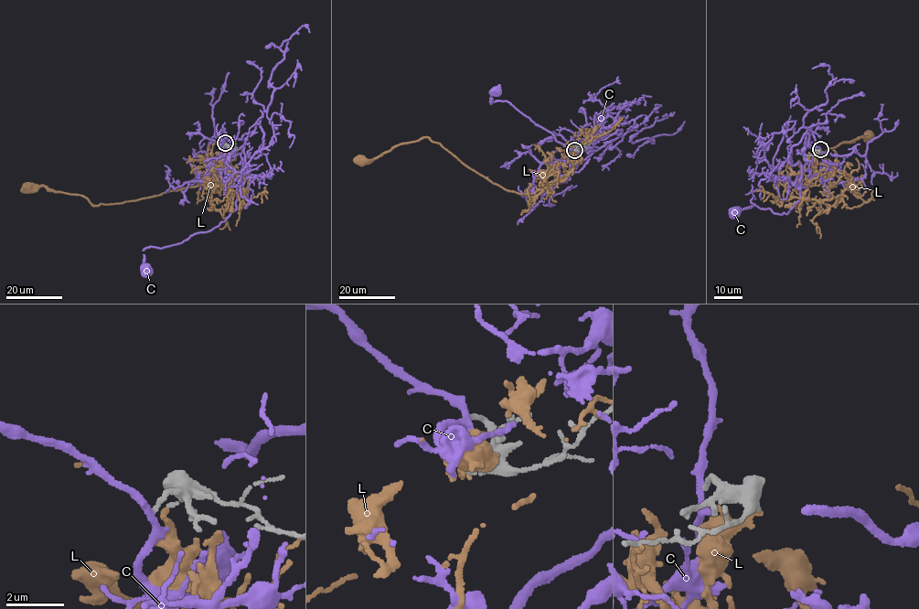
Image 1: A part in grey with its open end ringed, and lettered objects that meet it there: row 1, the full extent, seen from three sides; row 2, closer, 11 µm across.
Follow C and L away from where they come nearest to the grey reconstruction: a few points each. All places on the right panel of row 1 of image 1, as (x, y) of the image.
C: (814, 150), (799, 175), (799, 199), (786, 214), (760, 208), (751, 202), (753, 197), (751, 206), (734, 210)
L: (819, 152), (816, 170), (852, 177), (848, 188), (857, 194), (824, 164), (826, 152), (870, 135)

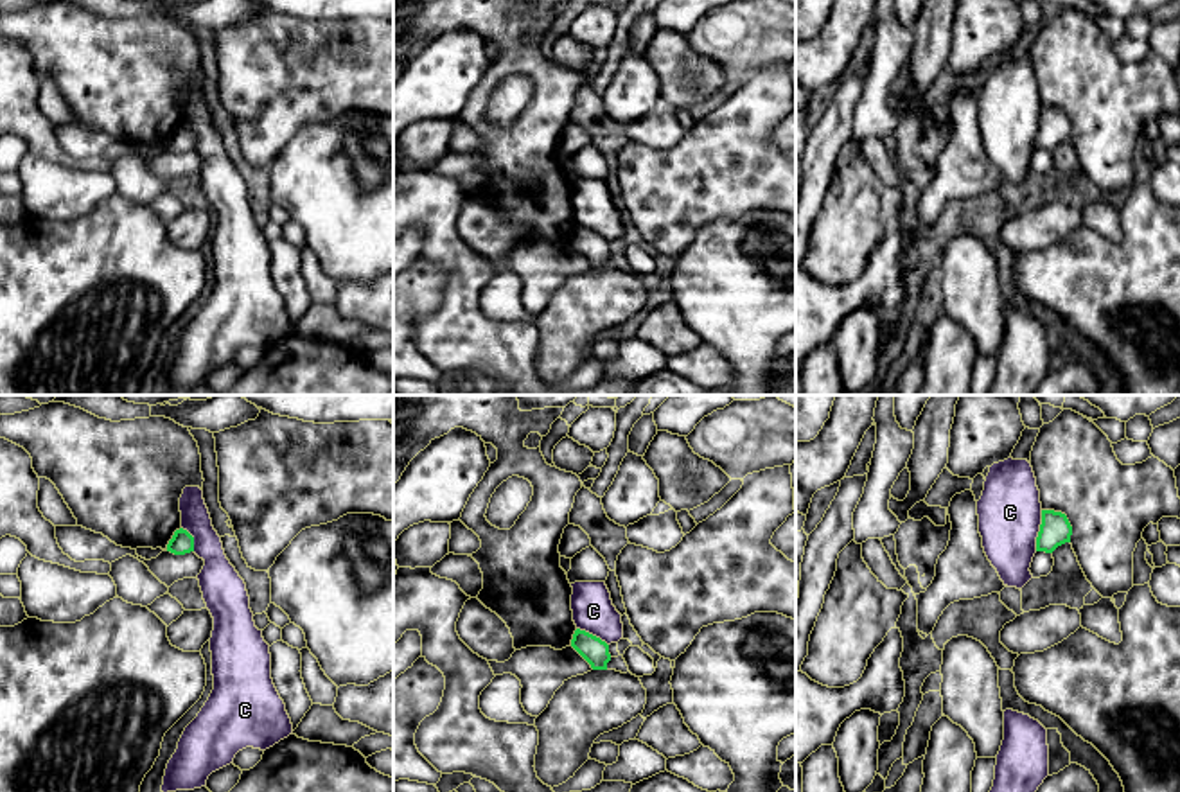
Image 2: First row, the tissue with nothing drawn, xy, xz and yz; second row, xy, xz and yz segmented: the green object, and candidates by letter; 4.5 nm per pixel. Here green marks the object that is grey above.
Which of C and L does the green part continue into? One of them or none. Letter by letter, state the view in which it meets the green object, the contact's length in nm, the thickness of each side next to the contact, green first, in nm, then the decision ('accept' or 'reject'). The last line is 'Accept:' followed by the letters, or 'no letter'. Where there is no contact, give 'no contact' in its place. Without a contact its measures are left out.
C: meets green in yz; contact 190 nm long; 140 nm thick on the green side, 280 nm on the other; reject
L: no contact; reject
Accept: no letter

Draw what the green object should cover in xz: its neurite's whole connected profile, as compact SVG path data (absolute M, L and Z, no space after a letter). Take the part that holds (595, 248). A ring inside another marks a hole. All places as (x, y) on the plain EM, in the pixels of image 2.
M577 226L571 244L591 262L593 268L607 268L611 259L609 242L600 235Z

